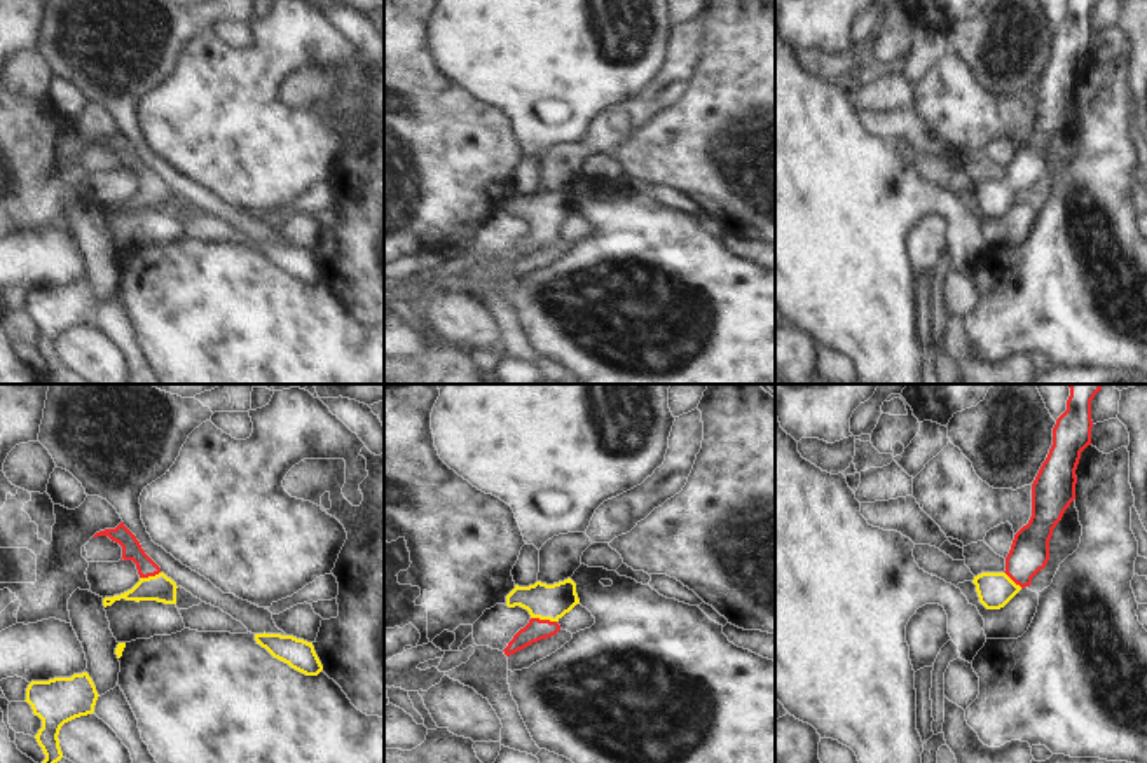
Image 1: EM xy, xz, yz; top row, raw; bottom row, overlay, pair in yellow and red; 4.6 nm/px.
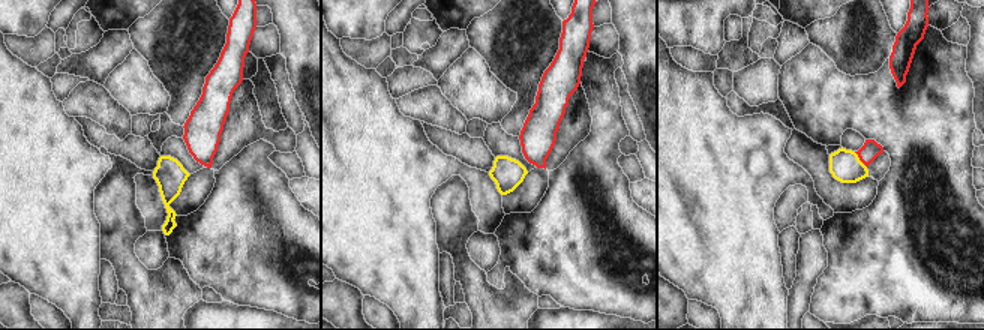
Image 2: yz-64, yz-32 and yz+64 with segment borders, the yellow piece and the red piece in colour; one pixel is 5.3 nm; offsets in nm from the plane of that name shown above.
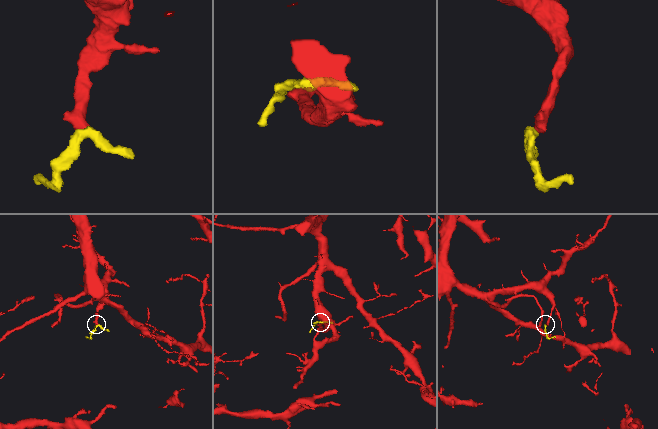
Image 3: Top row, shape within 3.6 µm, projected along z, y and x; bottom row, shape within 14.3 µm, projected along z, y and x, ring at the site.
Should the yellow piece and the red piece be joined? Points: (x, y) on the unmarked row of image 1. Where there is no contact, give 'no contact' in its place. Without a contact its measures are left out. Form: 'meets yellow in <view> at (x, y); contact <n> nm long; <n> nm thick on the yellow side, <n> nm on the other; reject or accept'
meets yellow in xz at (543, 227); contact 120 nm long; 160 nm thick on the yellow side, 100 nm on the other; accept

